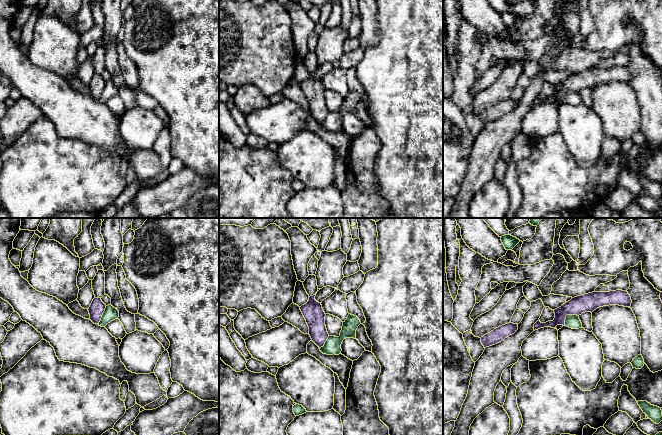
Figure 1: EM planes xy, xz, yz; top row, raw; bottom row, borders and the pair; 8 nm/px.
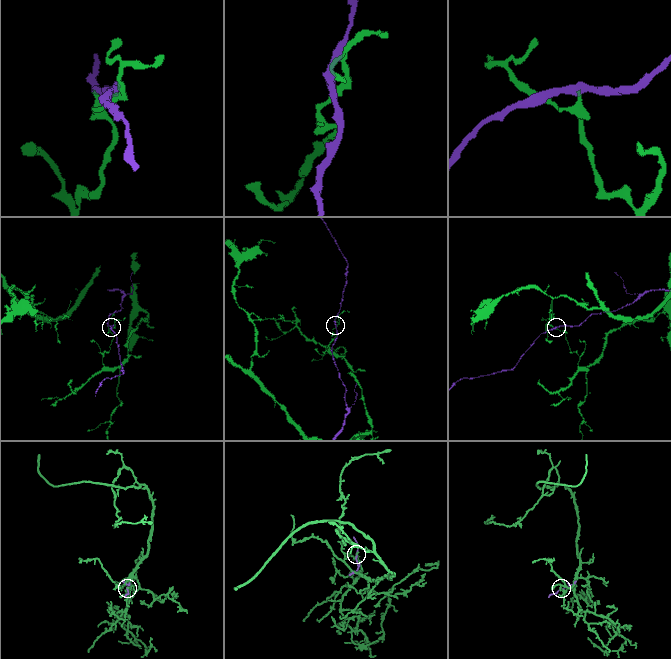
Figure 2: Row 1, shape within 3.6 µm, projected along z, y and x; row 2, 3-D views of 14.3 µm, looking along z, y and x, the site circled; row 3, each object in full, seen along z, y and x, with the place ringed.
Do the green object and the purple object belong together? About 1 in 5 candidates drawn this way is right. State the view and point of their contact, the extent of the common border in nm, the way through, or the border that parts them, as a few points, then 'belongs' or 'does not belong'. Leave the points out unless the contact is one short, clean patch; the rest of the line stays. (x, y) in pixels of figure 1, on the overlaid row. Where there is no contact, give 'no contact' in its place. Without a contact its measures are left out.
meets green in yz at (567, 315); contact 150 nm long; border along yz (578, 315), (567, 315), (564, 325); does not belong

